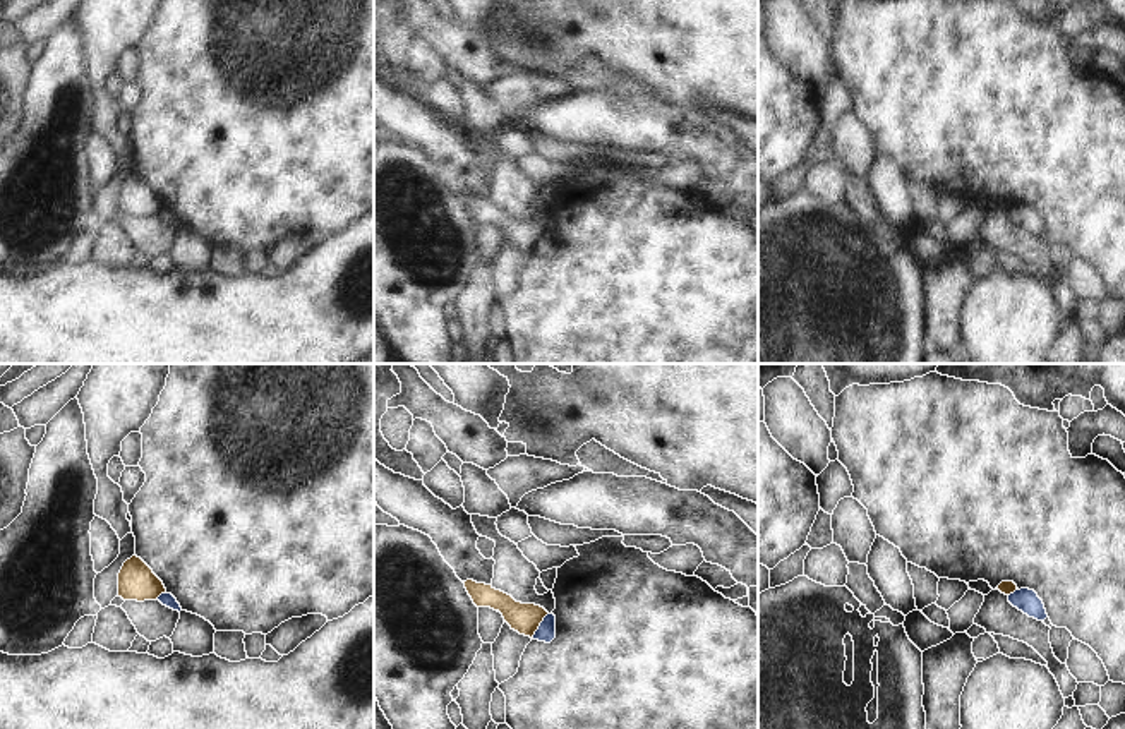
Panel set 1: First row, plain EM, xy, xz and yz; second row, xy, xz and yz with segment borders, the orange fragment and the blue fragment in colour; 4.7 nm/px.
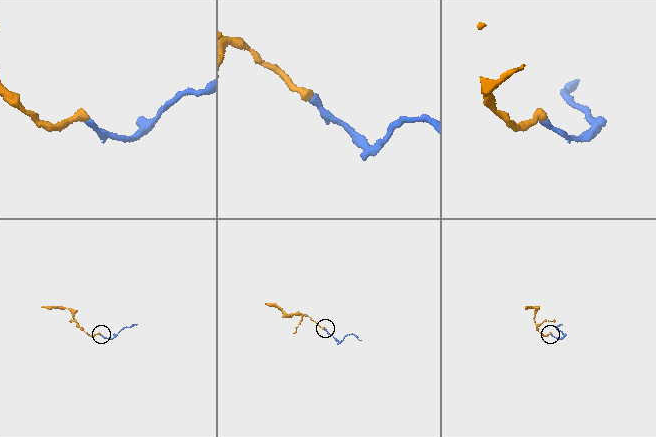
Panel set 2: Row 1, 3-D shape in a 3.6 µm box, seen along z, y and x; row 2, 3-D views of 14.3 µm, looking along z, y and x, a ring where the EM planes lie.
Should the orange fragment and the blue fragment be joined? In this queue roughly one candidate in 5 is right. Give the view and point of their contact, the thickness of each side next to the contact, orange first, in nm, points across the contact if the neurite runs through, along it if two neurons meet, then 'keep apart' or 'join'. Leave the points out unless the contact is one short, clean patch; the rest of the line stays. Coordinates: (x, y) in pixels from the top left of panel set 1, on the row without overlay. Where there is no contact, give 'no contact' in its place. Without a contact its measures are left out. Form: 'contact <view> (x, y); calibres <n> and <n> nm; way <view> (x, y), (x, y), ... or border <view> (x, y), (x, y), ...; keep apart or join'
contact xz (539, 240); calibres 140 and 90 nm; border xz (547, 228), (532, 253); keep apart

